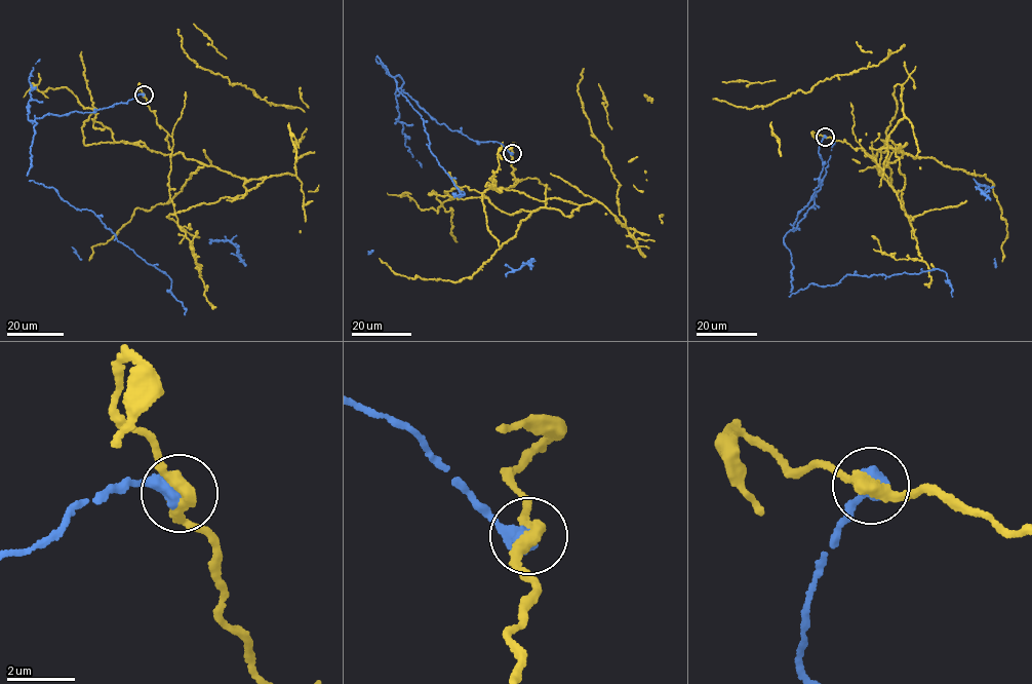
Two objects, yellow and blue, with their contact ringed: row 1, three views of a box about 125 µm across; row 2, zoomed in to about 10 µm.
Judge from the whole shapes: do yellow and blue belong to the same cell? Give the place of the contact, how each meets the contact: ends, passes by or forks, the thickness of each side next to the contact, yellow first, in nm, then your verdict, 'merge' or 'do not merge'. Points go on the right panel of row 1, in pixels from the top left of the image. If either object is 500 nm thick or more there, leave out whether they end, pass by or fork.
(825, 137) | 400/600 nm | do not merge

